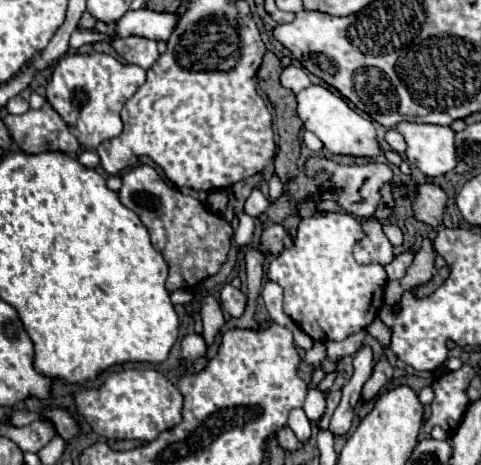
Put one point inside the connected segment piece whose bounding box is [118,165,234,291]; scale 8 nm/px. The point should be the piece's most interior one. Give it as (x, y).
(194, 241)

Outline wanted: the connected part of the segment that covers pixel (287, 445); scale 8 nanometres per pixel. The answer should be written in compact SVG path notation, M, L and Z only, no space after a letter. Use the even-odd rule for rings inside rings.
M284 427L284 429L280 429L278 431L278 443L280 443L280 447L284 447L284 449L300 449L302 447L302 443L296 439L296 435L292 433L292 429L290 427Z

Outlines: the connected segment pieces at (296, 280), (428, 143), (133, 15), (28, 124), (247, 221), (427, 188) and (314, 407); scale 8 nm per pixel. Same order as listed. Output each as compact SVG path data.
M320 211L320 215L302 219L296 231L294 245L288 251L272 257L268 265L268 279L276 281L284 289L284 311L292 317L292 321L306 331L314 341L340 341L364 327L368 327L380 307L384 305L384 283L386 271L382 265L358 265L354 261L354 245L364 237L364 229L360 221L356 221L350 213L344 211Z
M400 123L396 127L406 143L406 157L410 165L416 165L426 177L440 177L452 171L458 163L454 149L454 131L442 125Z
M138 9L138 11L128 11L116 23L116 33L118 35L142 35L154 41L160 41L160 39L168 41L168 37L176 29L176 23L178 23L176 13L156 13L150 9Z
M48 101L38 111L30 109L22 115L8 115L4 123L10 129L12 139L24 153L74 153L80 147L78 139L70 133L68 125Z
M240 213L238 219L240 219L240 225L238 225L238 233L234 233L234 241L240 249L246 249L254 241L254 229L256 229L254 219L248 217L246 213Z
M426 183L426 185L418 187L416 193L418 195L412 201L416 219L426 223L426 225L440 227L442 221L444 221L444 211L446 211L446 201L448 201L446 193L432 183Z
M310 373L310 381L308 381L308 395L306 395L306 403L304 403L304 411L308 415L308 419L320 419L324 409L326 409L326 395L318 389L318 383L324 379L324 373Z

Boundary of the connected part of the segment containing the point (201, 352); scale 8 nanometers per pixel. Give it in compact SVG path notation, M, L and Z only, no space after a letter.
M192 333L192 335L184 337L184 341L182 341L182 359L186 363L190 363L190 361L194 361L198 357L204 357L206 351L208 351L208 345L206 345L202 335Z

